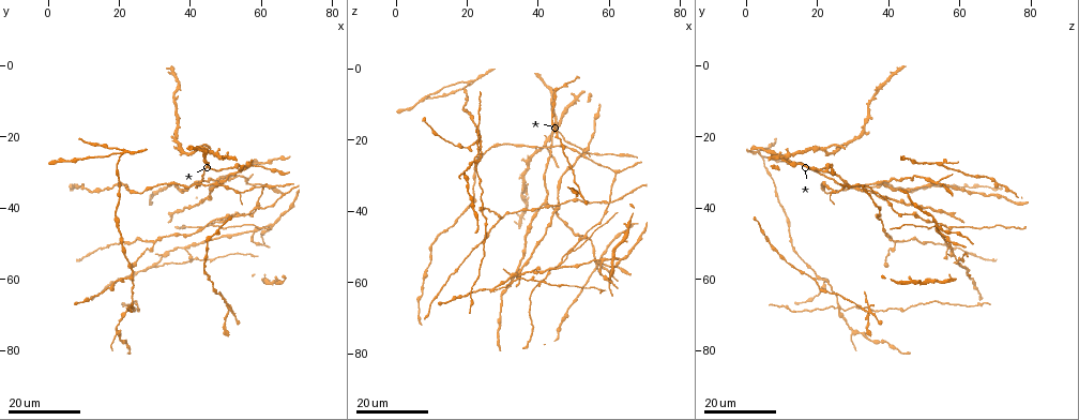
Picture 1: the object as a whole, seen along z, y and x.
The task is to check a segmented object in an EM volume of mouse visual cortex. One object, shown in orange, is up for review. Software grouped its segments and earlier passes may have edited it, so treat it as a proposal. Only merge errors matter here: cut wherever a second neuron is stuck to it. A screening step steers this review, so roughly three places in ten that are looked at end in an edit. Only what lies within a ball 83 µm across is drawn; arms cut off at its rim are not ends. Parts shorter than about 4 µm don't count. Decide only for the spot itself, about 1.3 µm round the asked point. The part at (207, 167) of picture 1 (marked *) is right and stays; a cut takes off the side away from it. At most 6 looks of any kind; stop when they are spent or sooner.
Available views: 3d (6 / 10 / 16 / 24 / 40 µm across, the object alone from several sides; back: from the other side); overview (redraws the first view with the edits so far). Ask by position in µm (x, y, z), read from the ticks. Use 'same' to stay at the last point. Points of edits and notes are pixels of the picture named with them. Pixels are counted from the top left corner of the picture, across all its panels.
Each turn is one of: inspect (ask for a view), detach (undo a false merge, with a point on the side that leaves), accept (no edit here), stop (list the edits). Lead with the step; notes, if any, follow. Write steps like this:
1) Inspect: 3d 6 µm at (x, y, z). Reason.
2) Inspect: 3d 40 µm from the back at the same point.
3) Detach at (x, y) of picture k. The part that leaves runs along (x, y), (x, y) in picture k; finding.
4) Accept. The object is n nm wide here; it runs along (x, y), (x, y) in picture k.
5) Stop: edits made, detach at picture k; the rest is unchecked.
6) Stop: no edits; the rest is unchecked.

Inspect: 3d 16 µm at (22.0, 68.0, 26.0). Looks like a crossing.

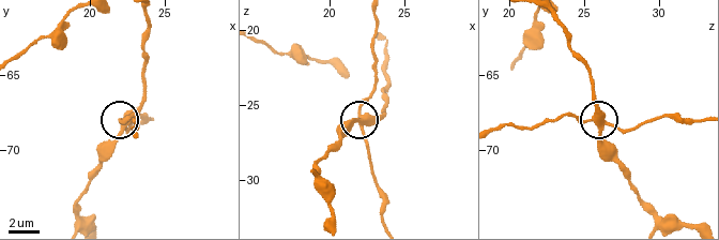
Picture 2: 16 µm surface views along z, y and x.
Inspect: 3d 10 µm at (22.4, 68.4, 26.0).

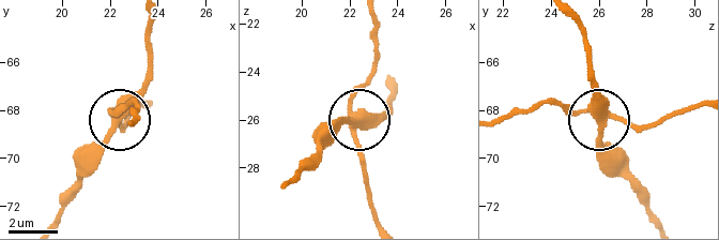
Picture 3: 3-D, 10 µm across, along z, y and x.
Detach at (361, 158) of picture 3. The side arm is 28 µm long; the part that leaves runs along (350, 124), (377, 221) in picture 3; a second neuron is stuck on.

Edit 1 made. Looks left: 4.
Inspect: 3d 24 µm at (20.0, 74.5, 30.0). Branch point.

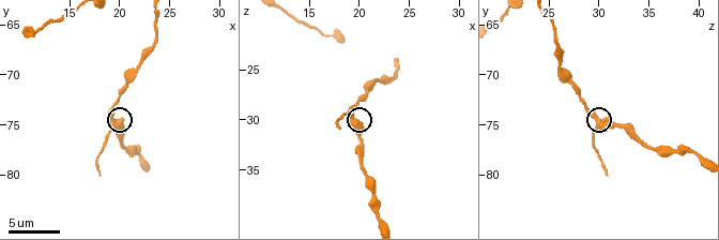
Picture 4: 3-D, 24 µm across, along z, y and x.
Inspect: 3d 6 µm at (19.4, 75.4, 29.8).

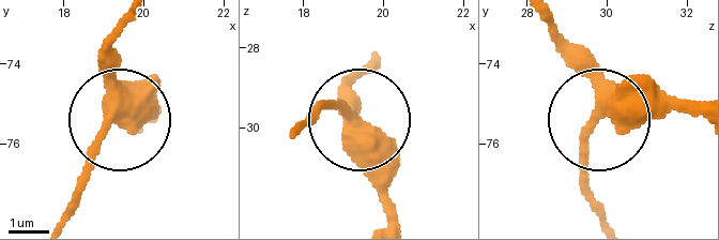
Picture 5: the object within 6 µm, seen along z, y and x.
Accept. The object is 420 nm wide here; all the same neuron.

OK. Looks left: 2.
Inspect: 3d 24 µm at (58.5, 46.0, 54.5). Three arms meet.

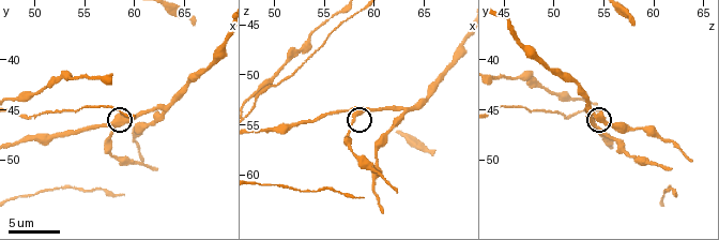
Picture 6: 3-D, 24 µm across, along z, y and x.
Inspect: 3d 6 µm at (58.0, 46.4, 54.4). Zoom in.

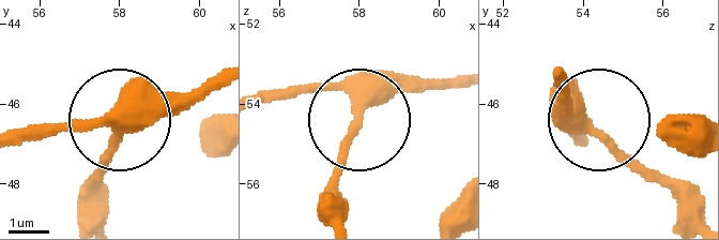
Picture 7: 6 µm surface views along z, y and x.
Accept. 3 arms meet here; continuous, no second neuron.

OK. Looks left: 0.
Stop: edits made, detach at picture 3; the rest is unchecked.

